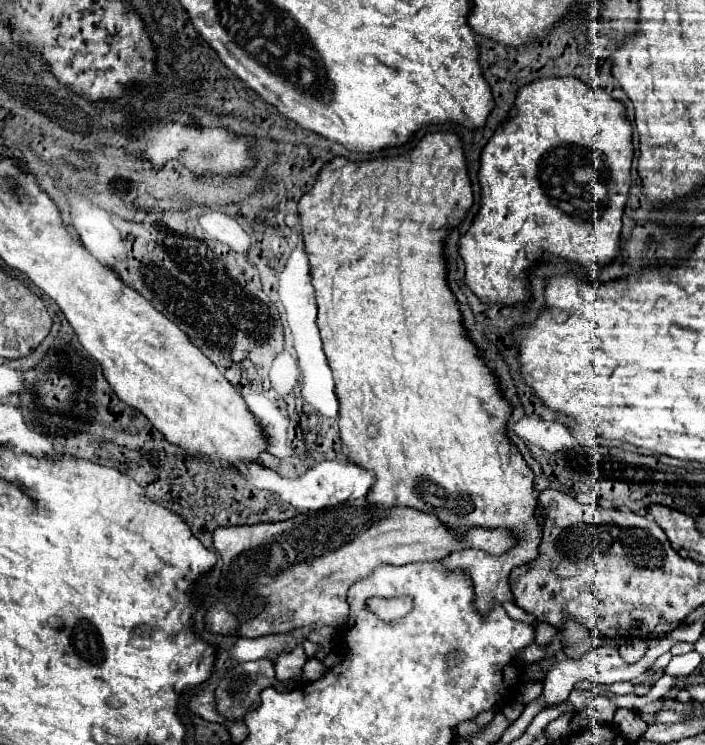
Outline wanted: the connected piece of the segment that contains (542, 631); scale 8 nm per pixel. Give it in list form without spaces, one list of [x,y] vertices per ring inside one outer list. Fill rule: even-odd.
[[[536,624],[536,644],[540,644],[540,646],[546,646],[546,644],[550,644],[554,638],[556,638],[556,628],[552,628],[550,624]]]

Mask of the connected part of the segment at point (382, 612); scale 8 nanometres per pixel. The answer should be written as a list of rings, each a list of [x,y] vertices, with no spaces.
[[[372,598],[372,602],[368,602],[368,606],[372,606],[372,610],[376,610],[378,618],[384,618],[386,622],[390,622],[390,620],[404,618],[404,614],[408,614],[408,610],[412,608],[412,600],[410,598],[398,598],[398,600]]]

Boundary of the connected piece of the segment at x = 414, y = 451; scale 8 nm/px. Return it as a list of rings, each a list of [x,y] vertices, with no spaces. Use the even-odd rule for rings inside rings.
[[[434,132],[434,134],[426,134],[418,142],[418,146],[402,158],[378,158],[378,160],[368,160],[368,162],[350,162],[346,158],[334,158],[320,172],[314,188],[306,196],[302,196],[298,204],[298,214],[300,214],[306,256],[310,264],[312,286],[316,290],[314,294],[316,294],[316,304],[318,304],[320,338],[324,344],[324,354],[334,374],[336,396],[340,402],[340,436],[342,436],[342,442],[350,450],[348,458],[356,462],[358,466],[364,466],[376,474],[376,482],[368,494],[368,500],[380,506],[410,506],[422,512],[432,512],[440,520],[444,520],[444,524],[454,526],[456,530],[466,530],[472,526],[508,528],[518,536],[518,544],[502,556],[492,556],[482,550],[458,550],[458,552],[452,552],[452,556],[442,560],[444,566],[462,568],[472,576],[474,590],[476,590],[476,600],[474,600],[476,610],[480,614],[486,614],[494,602],[500,602],[500,604],[508,600],[512,602],[508,574],[512,568],[536,558],[538,544],[542,540],[542,524],[534,516],[536,508],[540,506],[538,494],[534,492],[534,472],[528,468],[520,450],[506,434],[506,422],[512,416],[512,406],[504,400],[496,374],[486,366],[480,350],[476,348],[470,334],[466,332],[462,314],[458,308],[458,300],[448,288],[448,280],[446,280],[444,240],[450,228],[456,228],[466,218],[472,202],[474,202],[472,186],[466,174],[466,162],[464,162],[460,138],[454,132]],[[370,424],[378,426],[376,434],[374,430],[370,430]]]

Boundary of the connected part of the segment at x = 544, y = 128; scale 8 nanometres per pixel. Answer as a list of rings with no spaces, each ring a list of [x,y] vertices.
[[[542,78],[542,80],[536,80],[528,86],[522,86],[518,96],[516,96],[516,108],[518,108],[518,114],[514,118],[506,120],[494,132],[494,136],[488,140],[488,144],[482,150],[480,170],[478,170],[478,178],[480,178],[480,186],[482,186],[482,206],[480,206],[480,212],[476,214],[470,230],[460,238],[460,256],[466,264],[466,286],[482,302],[486,302],[486,304],[504,304],[504,306],[520,306],[520,304],[530,300],[530,284],[528,284],[530,266],[534,262],[540,262],[544,258],[544,254],[562,258],[566,262],[582,264],[590,272],[598,272],[602,266],[608,266],[618,256],[622,214],[624,214],[624,208],[626,208],[628,190],[632,186],[630,166],[632,166],[632,158],[634,158],[632,124],[626,118],[626,108],[622,106],[622,102],[614,100],[612,96],[608,96],[602,90],[588,88],[584,82],[580,82],[576,78]]]

